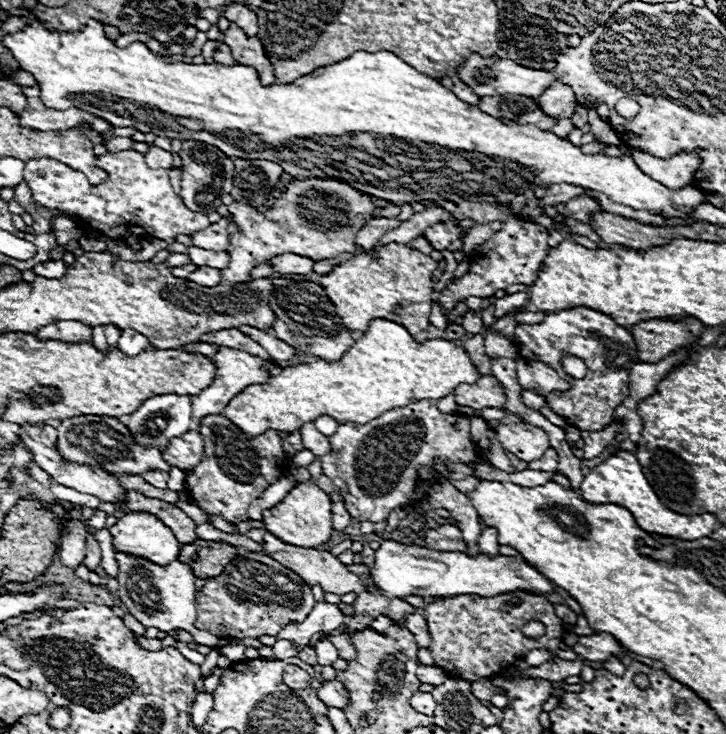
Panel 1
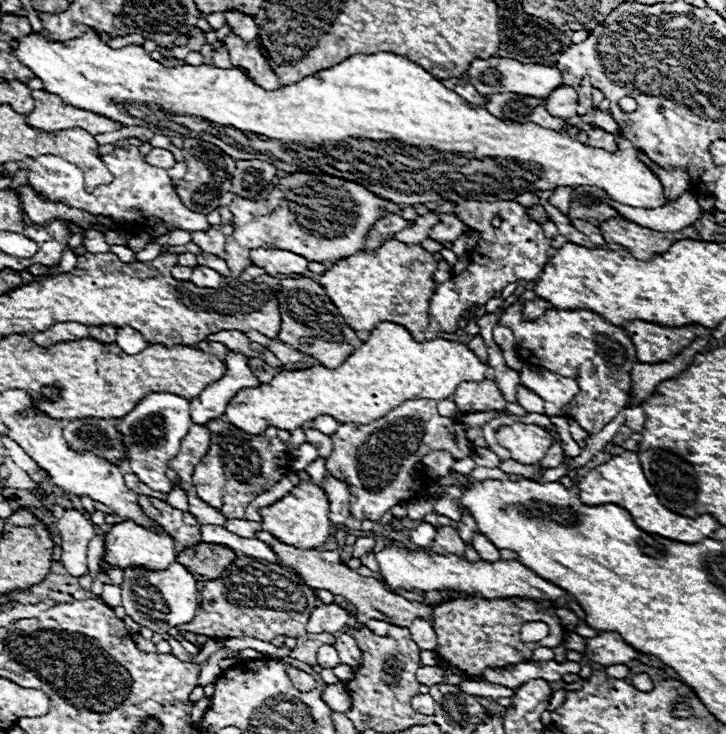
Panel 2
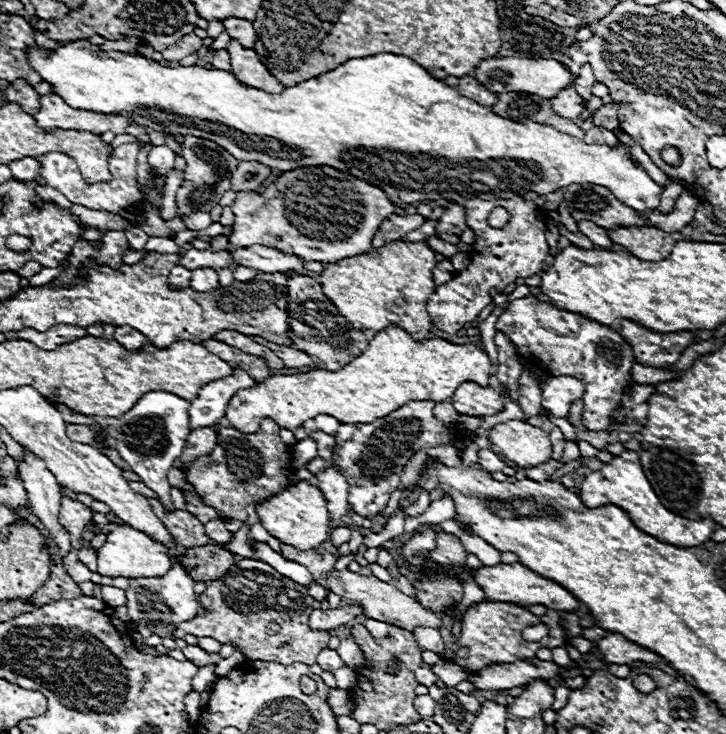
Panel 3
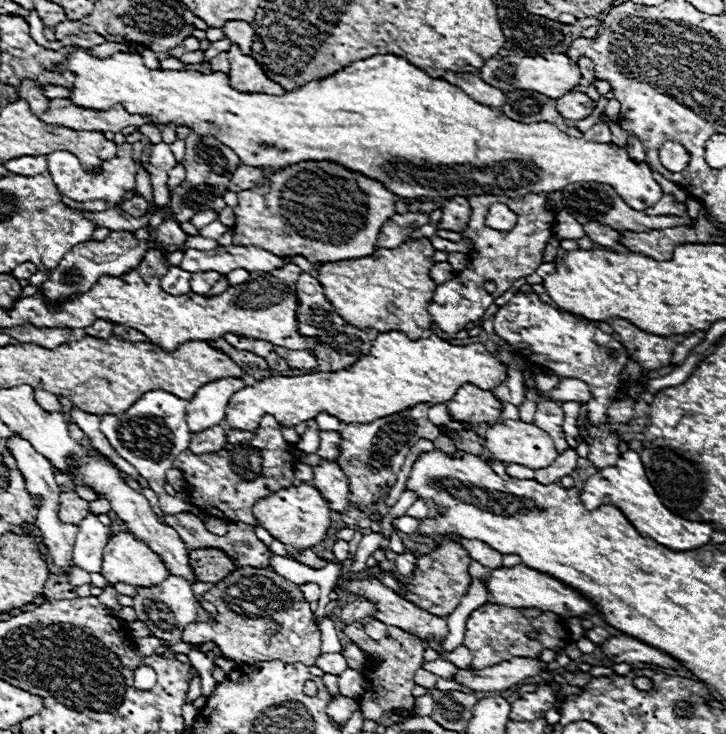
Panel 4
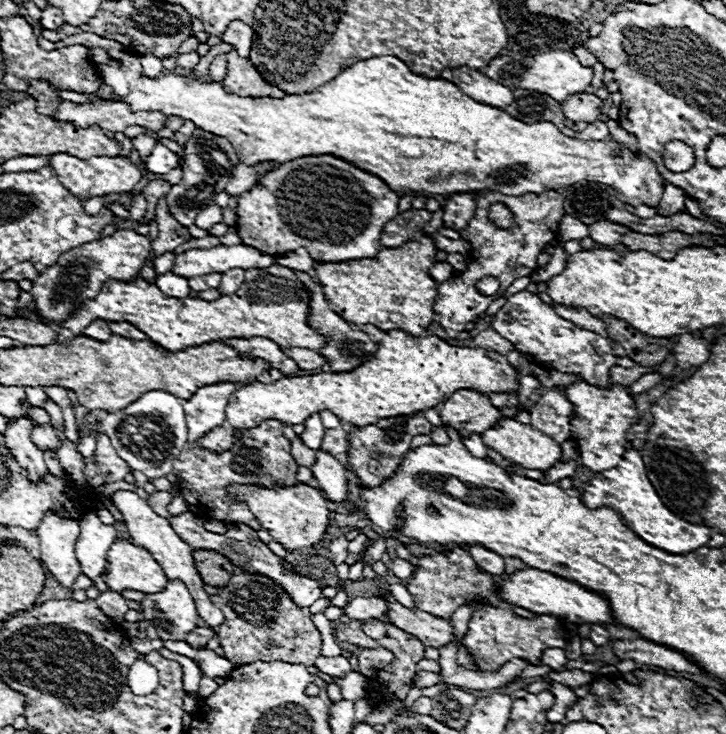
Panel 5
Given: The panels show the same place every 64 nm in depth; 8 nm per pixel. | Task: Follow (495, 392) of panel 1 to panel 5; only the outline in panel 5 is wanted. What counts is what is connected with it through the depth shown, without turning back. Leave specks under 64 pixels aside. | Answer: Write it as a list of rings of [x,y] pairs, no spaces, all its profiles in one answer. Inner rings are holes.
[[[460,390],[440,406],[440,418],[444,426],[454,428],[460,436],[470,436],[492,428],[502,414],[490,404],[488,396],[472,390]]]

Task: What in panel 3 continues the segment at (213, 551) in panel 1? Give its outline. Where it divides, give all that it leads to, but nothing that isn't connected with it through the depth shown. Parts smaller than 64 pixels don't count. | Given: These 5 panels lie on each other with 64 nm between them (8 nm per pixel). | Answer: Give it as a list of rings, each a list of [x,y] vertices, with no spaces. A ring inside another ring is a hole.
[[[208,544],[204,548],[188,548],[184,554],[184,568],[196,582],[218,580],[230,570],[232,564],[234,556],[218,544]]]

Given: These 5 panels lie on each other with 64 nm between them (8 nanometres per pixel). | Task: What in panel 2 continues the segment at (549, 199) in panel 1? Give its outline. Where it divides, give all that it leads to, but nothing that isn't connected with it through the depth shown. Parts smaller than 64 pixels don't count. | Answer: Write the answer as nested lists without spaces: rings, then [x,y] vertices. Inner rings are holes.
[[[556,188],[550,196],[550,204],[556,206],[562,214],[568,216],[569,204],[571,201],[572,188]]]

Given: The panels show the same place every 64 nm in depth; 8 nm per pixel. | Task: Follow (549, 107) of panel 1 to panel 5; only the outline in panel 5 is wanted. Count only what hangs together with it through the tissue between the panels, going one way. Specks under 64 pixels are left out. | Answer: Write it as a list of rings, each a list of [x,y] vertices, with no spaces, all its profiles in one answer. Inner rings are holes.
[[[582,92],[582,94],[576,94],[576,96],[568,98],[568,100],[564,100],[562,108],[564,108],[564,114],[568,116],[568,120],[592,124],[602,114],[604,102],[594,94],[584,94]]]

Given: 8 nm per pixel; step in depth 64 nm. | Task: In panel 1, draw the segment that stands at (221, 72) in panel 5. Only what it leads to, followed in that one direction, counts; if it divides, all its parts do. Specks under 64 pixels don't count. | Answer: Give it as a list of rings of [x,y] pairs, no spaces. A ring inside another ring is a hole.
[[[220,44],[220,46],[216,48],[216,52],[214,52],[214,62],[218,62],[218,64],[224,64],[224,66],[230,66],[230,64],[234,64],[234,60],[232,60],[232,54],[230,54],[230,48],[228,48],[226,44]]]

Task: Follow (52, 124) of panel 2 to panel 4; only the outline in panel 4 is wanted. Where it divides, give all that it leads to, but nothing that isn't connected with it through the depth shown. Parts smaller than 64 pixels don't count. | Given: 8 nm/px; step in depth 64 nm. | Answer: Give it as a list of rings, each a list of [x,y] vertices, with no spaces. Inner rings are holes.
[[[54,98],[50,100],[48,112],[40,116],[46,124],[68,126],[72,130],[98,130],[98,132],[122,132],[126,126],[142,126],[154,124],[148,116],[128,114],[120,104],[110,110],[92,110],[92,108],[78,108],[70,100]]]

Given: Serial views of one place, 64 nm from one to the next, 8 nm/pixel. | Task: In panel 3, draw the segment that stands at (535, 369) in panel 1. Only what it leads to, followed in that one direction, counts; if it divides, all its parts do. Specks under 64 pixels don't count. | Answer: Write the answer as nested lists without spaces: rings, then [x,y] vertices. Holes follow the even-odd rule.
[[[546,376],[546,382],[542,388],[542,406],[548,410],[550,418],[565,418],[569,413],[569,407],[576,400],[584,396],[584,384],[572,376]]]

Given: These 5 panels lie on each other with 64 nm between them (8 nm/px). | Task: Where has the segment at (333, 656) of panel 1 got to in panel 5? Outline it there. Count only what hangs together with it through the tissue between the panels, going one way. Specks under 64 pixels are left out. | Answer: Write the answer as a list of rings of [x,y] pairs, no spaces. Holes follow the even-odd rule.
[[[320,656],[316,660],[316,666],[328,674],[328,676],[336,676],[336,678],[342,678],[346,676],[346,672],[352,670],[350,662],[344,658],[344,656],[334,656],[334,658],[326,658],[326,656]]]

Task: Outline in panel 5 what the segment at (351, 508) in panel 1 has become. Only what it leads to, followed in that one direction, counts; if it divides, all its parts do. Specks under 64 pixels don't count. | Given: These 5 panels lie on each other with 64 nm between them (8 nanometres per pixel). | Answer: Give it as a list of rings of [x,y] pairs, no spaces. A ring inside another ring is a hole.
[[[420,414],[404,416],[404,418],[384,418],[372,426],[358,428],[358,432],[350,432],[350,450],[348,450],[348,466],[358,476],[364,486],[376,486],[384,482],[392,472],[396,472],[400,460],[410,450],[410,440],[418,434],[430,434],[432,424]]]

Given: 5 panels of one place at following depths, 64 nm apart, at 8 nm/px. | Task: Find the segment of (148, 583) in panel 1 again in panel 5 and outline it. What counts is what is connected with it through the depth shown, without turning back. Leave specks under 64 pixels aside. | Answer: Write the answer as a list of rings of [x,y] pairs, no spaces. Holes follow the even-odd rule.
[[[178,580],[168,582],[166,590],[156,596],[146,594],[140,606],[162,640],[184,640],[200,620],[188,588]]]

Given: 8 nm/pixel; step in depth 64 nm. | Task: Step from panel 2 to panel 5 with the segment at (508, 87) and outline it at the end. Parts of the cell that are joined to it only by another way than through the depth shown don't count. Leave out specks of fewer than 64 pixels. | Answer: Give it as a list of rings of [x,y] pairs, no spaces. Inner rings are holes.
[[[548,50],[538,56],[500,56],[492,60],[486,68],[482,68],[488,78],[508,84],[510,88],[524,88],[524,90],[536,90],[552,96],[554,100],[564,102],[568,96],[574,96],[576,92],[586,92],[594,78],[594,70],[580,64],[576,54],[572,50]]]

